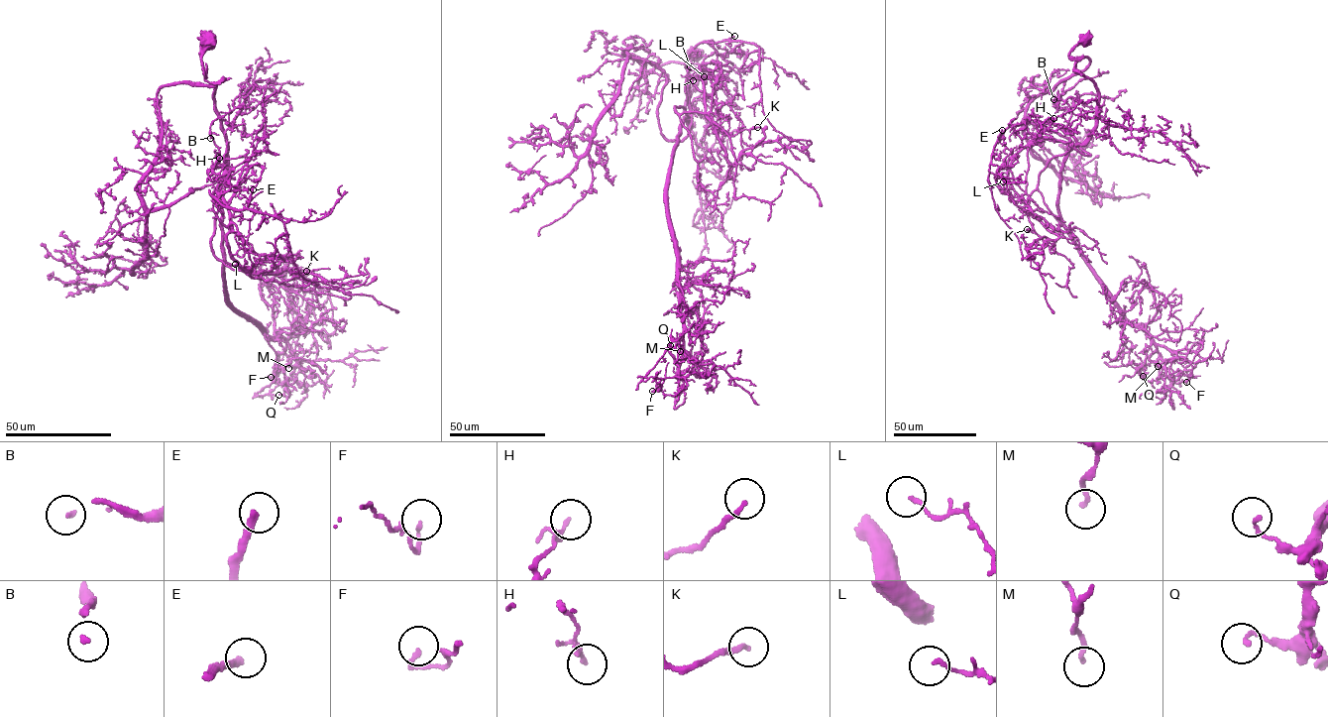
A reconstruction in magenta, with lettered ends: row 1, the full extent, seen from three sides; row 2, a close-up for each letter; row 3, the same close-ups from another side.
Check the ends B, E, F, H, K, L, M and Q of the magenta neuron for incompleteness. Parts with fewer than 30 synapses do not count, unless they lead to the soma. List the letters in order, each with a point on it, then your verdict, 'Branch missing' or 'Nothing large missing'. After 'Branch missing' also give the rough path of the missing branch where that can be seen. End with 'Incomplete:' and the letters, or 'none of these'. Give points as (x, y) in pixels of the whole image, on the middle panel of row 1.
B: Place: (690, 66). Branch missing. Course of what is missing: (690, 66), (703, 76), (720, 81), (720, 66), (722, 62), (723, 65)
E: Place: (734, 36). Branch missing. Course of what is missing: (734, 36), (741, 39), (738, 47), (748, 56), (756, 59), (771, 57)
F: Place: (652, 391). Nothing large missing
H: Place: (693, 80). Nothing large missing
K: Place: (757, 127). Nothing large missing
L: Place: (704, 76). Nothing large missing
M: Place: (680, 351). Nothing large missing
Q: Place: (670, 345). Nothing large missing
Incomplete: B, E

